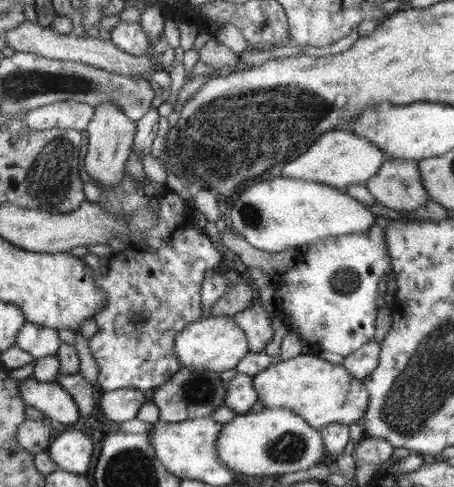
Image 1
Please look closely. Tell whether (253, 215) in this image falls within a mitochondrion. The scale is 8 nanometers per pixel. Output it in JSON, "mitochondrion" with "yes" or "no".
{"mitochondrion":"yes"}

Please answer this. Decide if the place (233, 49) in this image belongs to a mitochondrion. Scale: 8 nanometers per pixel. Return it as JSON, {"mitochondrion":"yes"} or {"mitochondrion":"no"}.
{"mitochondrion":"no"}

